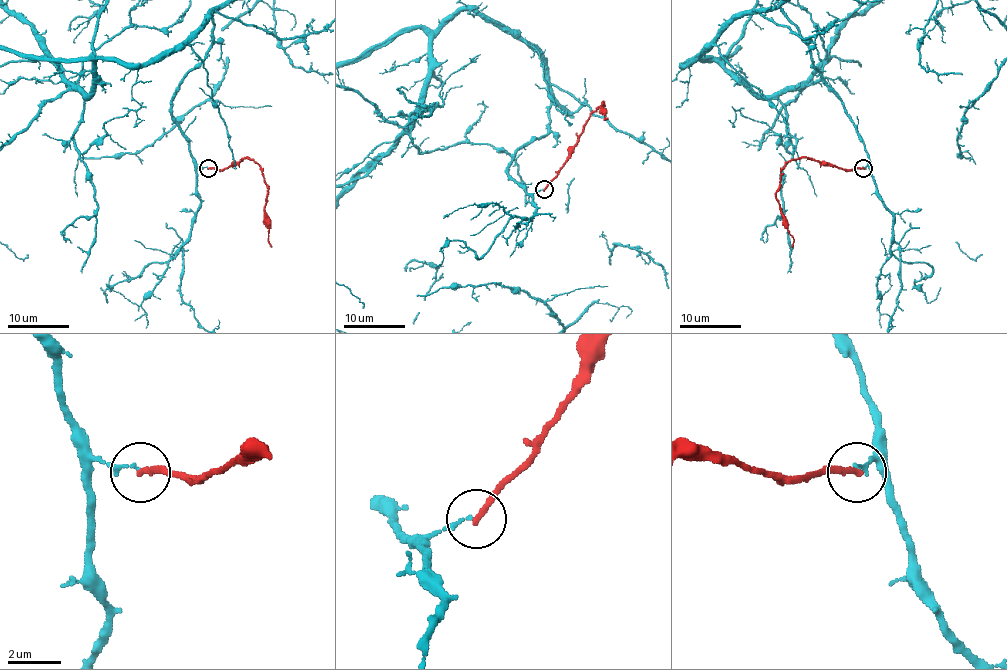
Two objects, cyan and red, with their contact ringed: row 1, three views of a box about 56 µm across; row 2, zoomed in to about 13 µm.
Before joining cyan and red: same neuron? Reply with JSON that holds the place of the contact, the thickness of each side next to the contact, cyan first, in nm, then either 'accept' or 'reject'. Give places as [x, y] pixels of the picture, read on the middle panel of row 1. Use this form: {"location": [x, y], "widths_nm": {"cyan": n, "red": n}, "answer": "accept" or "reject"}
{"location": [544, 189], "widths_nm": {"cyan": 100, "red": 240}, "answer": "reject"}

